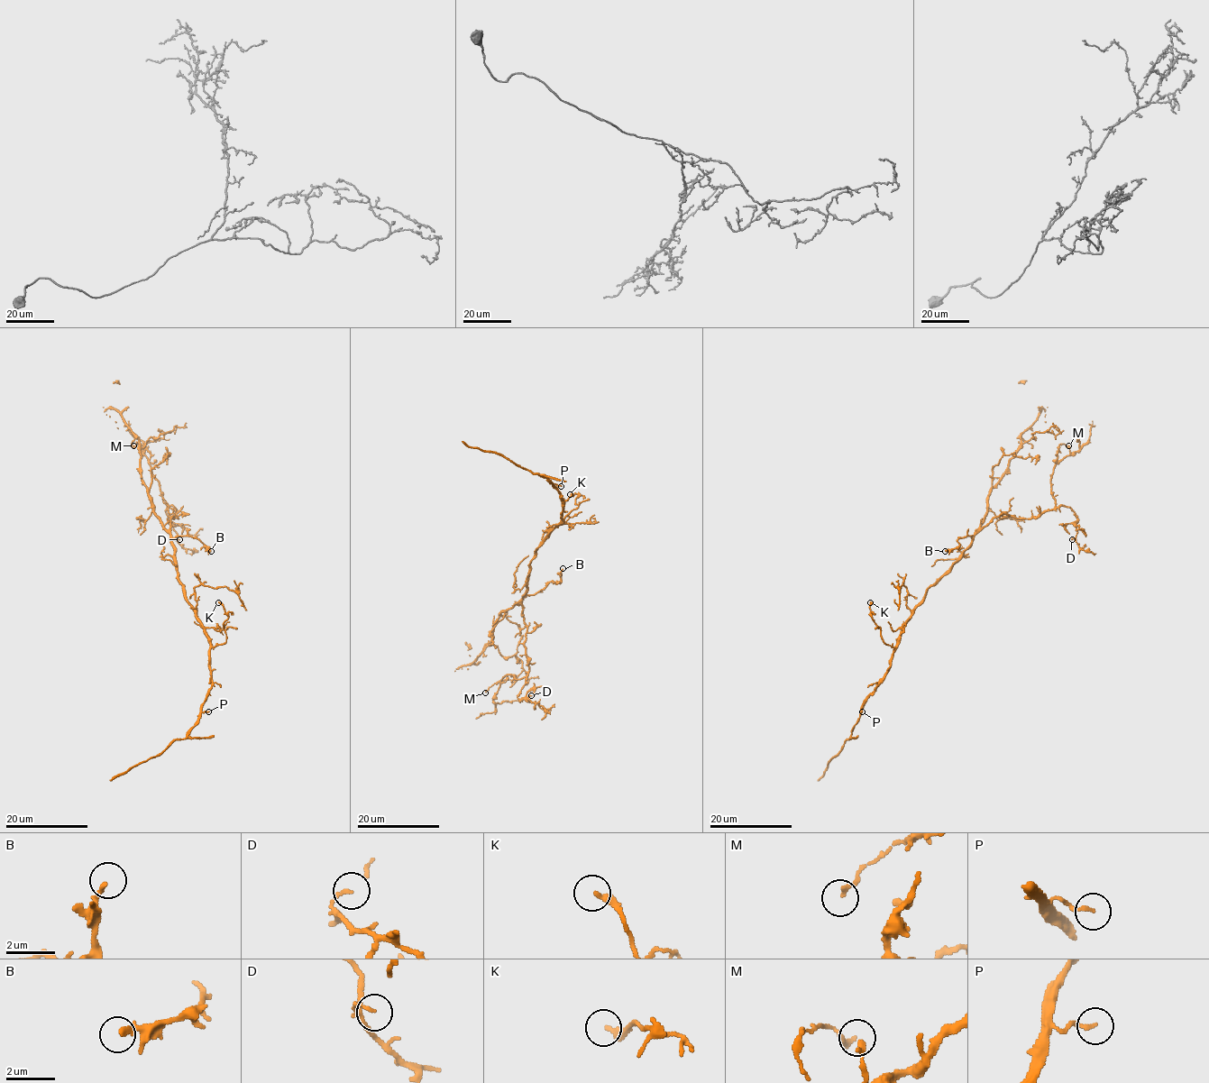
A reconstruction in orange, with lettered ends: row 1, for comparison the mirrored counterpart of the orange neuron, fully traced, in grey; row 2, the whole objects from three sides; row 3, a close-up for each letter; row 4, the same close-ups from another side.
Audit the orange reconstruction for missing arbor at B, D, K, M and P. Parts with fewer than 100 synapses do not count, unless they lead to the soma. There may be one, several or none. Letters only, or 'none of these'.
none of these

